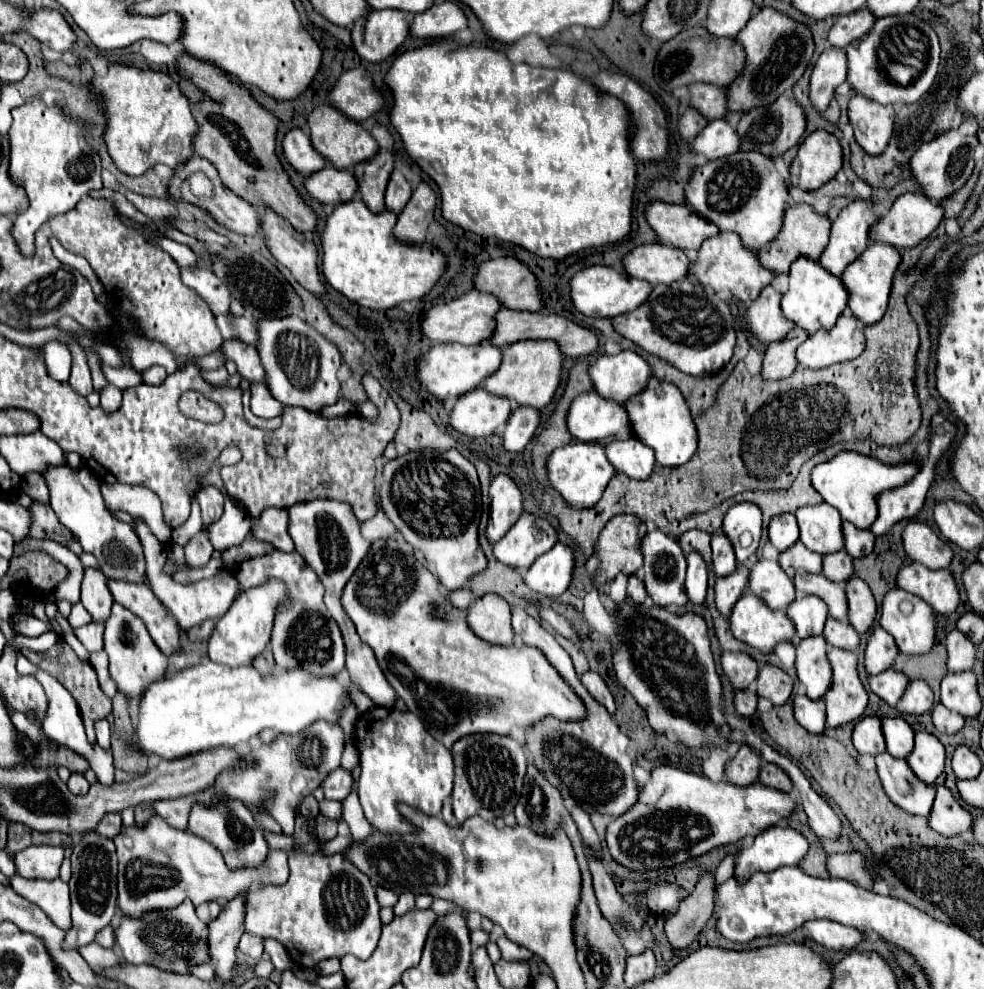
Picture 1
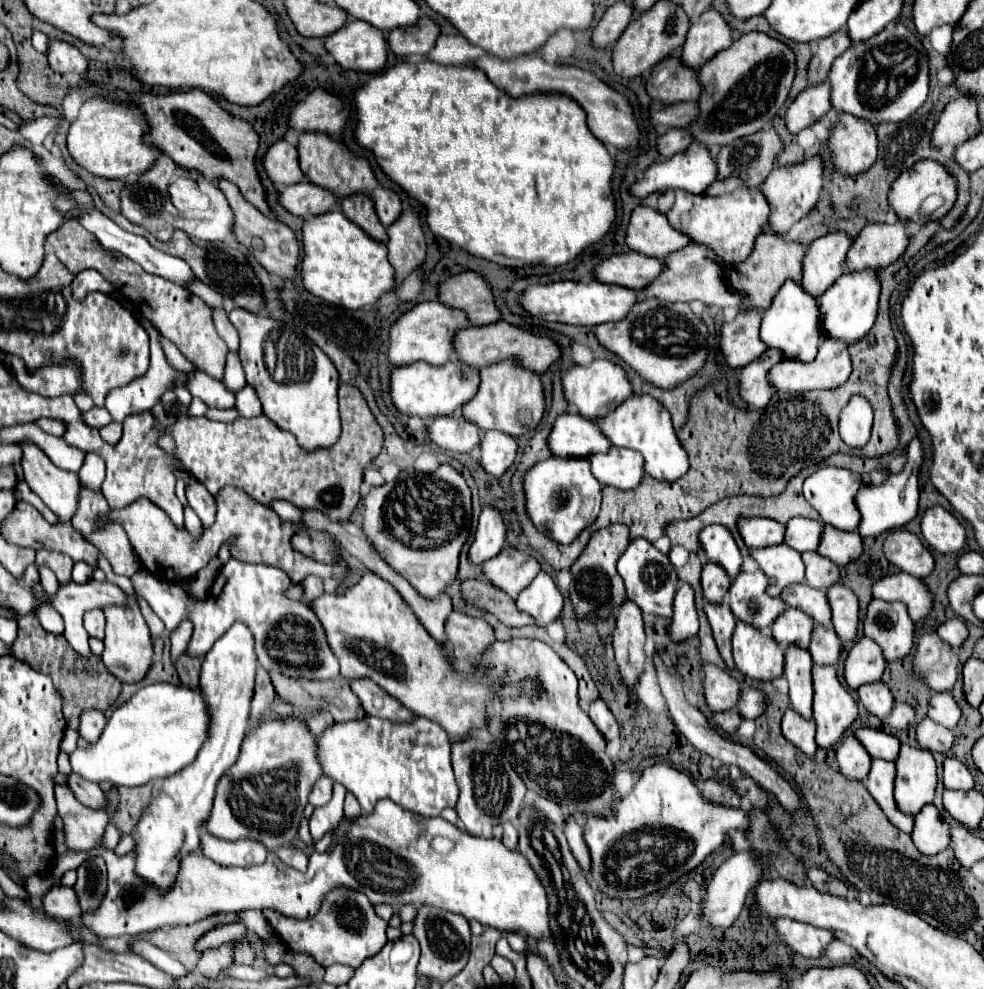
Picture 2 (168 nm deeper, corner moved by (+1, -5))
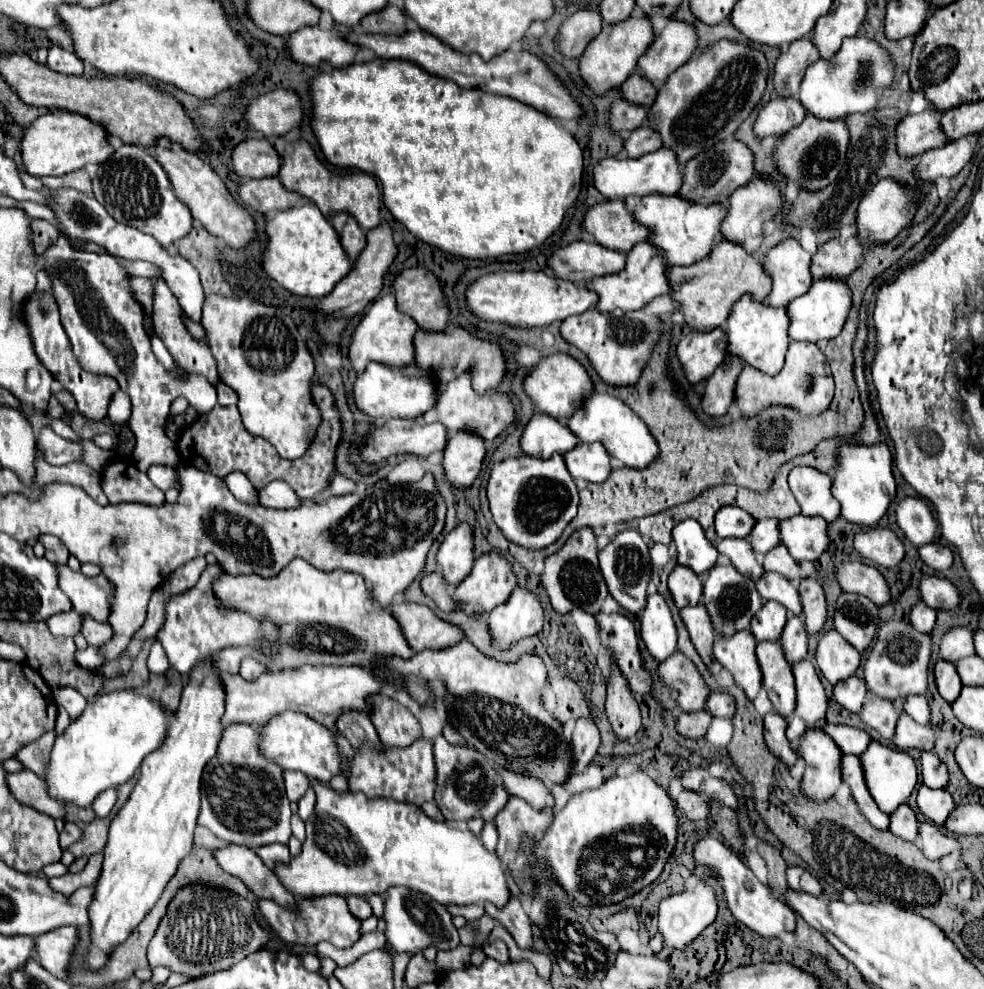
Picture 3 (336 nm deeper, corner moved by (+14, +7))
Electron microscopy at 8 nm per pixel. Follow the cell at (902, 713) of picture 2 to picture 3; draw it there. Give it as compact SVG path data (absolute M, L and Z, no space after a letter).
M875 698L865 700L859 716L869 728L877 730L885 740L893 738L893 728L899 716L895 712L895 706L889 700L875 700Z

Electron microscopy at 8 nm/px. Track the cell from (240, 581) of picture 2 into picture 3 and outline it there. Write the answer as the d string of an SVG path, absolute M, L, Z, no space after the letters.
M207 566L207 570L201 574L201 580L197 582L195 588L191 588L185 594L173 596L167 602L167 622L165 626L159 630L157 640L161 642L167 658L169 658L169 666L173 670L179 672L179 676L187 678L191 674L191 670L205 658L209 658L211 654L215 654L221 648L227 646L241 646L241 644L249 644L249 646L259 646L259 638L267 636L267 638L275 638L277 630L271 622L263 622L259 624L257 620L253 620L251 616L245 616L239 610L229 610L229 612L219 612L219 602L213 596L211 584L213 580L217 580L217 576L221 576L221 566Z

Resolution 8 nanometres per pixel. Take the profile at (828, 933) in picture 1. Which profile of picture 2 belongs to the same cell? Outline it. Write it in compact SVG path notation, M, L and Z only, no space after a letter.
M790 918L776 920L774 924L776 924L776 930L782 936L782 940L806 958L820 958L824 948L836 938L834 932L830 932L830 930L814 928L810 924L796 922Z

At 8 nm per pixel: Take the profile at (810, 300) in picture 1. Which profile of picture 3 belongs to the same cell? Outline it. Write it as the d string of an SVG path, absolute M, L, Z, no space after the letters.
M743 296L733 308L727 318L725 336L727 336L727 356L739 358L743 364L765 372L769 376L775 376L785 362L785 348L789 346L787 336L789 318L785 316L785 308L765 308L765 304L749 300L749 296Z

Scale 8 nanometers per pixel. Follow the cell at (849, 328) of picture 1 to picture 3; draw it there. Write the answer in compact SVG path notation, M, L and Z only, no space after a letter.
M791 342L785 366L777 376L765 376L763 372L753 372L753 368L743 368L735 384L735 402L741 418L753 418L767 406L789 406L799 416L817 416L829 408L833 400L833 374L829 364L817 344L797 344Z

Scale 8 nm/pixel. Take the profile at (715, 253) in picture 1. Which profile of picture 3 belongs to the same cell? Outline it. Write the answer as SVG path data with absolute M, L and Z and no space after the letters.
M641 242L641 244L635 244L627 252L623 270L619 270L615 274L593 278L593 280L585 282L585 288L597 294L595 310L599 310L599 312L613 312L617 308L623 312L633 312L633 310L641 310L643 304L651 302L655 296L669 294L669 282L665 280L665 268L667 268L667 264L665 264L665 260L661 260L661 252L657 252L657 248L653 248L653 244Z

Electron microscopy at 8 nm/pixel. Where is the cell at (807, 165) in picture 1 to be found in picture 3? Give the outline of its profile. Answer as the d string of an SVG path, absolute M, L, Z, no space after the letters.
M753 178L745 188L729 196L727 214L721 222L721 236L743 244L747 236L763 234L763 220L773 220L781 210L781 194L769 180Z

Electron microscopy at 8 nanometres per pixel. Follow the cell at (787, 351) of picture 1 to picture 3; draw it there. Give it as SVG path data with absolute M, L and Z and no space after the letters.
M725 360L705 382L701 408L709 418L721 418L733 402L733 386L741 372L737 360Z

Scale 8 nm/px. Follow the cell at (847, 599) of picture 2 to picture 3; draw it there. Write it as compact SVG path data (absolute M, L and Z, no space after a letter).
M805 578L799 584L801 606L805 614L805 630L807 634L815 634L823 628L827 608L825 608L825 594L821 592L821 584L815 578Z

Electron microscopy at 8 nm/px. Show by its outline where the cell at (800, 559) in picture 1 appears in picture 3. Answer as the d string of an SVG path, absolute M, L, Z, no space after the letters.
M721 538L715 542L715 548L719 554L727 556L731 560L731 564L737 568L737 572L741 572L743 576L751 578L751 580L759 580L761 578L761 562L757 556L753 556L753 550L749 548L749 542L745 538L741 540L729 540L729 538Z

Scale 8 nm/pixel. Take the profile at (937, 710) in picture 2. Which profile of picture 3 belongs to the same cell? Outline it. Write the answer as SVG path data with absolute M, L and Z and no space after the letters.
M907 696L905 714L909 714L917 724L929 724L929 704L925 696Z

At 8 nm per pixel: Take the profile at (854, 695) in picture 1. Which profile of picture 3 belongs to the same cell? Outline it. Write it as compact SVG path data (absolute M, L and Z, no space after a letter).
M801 660L793 666L793 676L797 684L797 708L787 720L789 742L797 740L797 736L801 736L805 728L813 728L817 720L825 716L827 710L825 690L815 666L809 660Z

